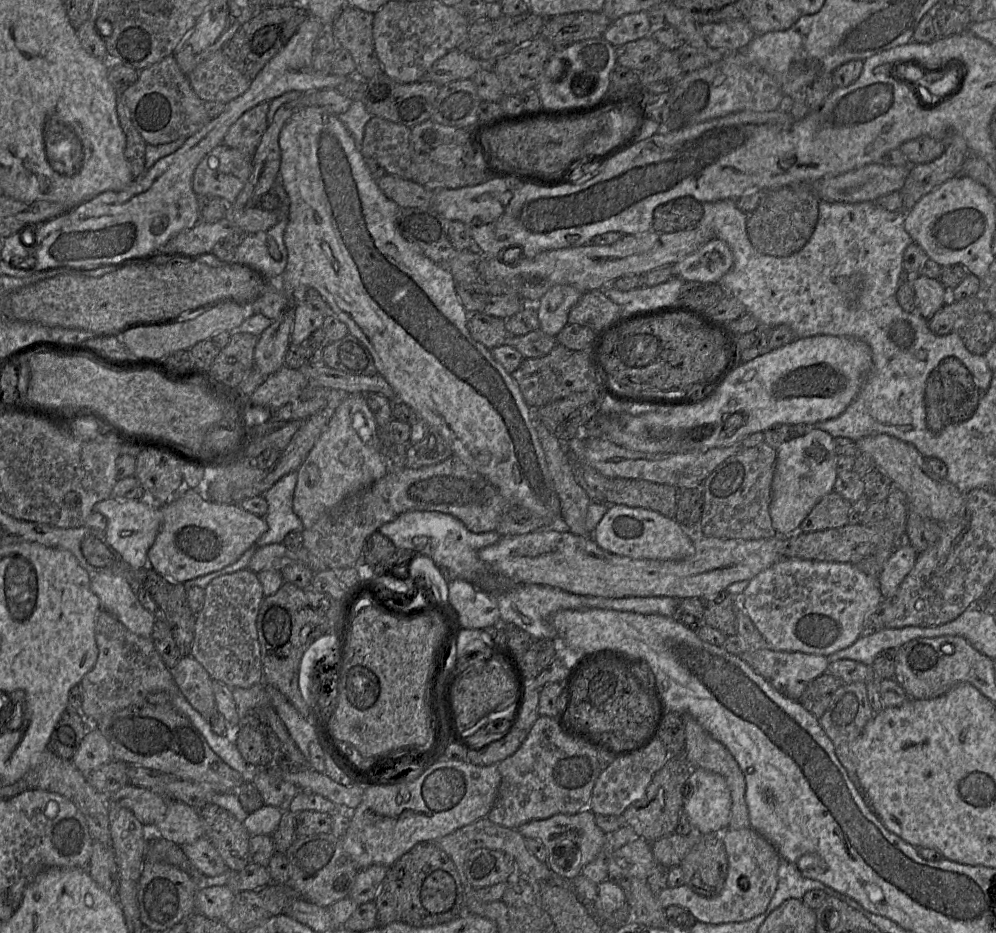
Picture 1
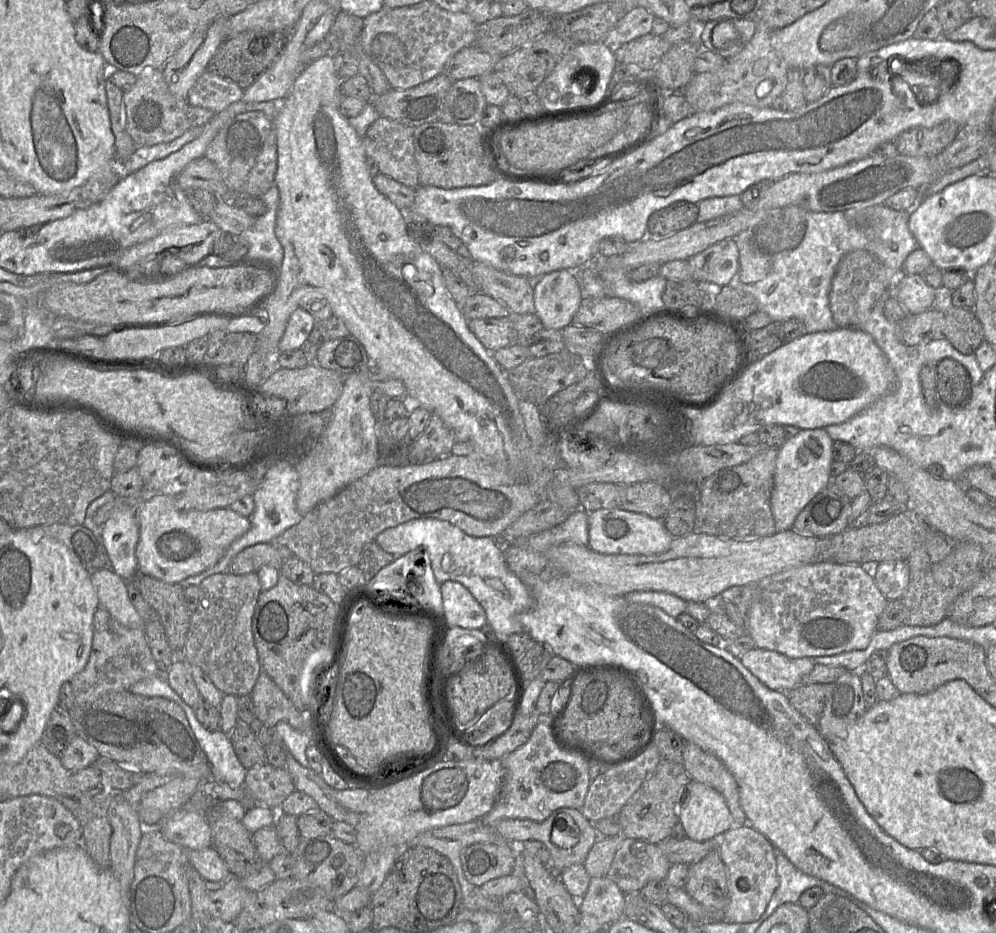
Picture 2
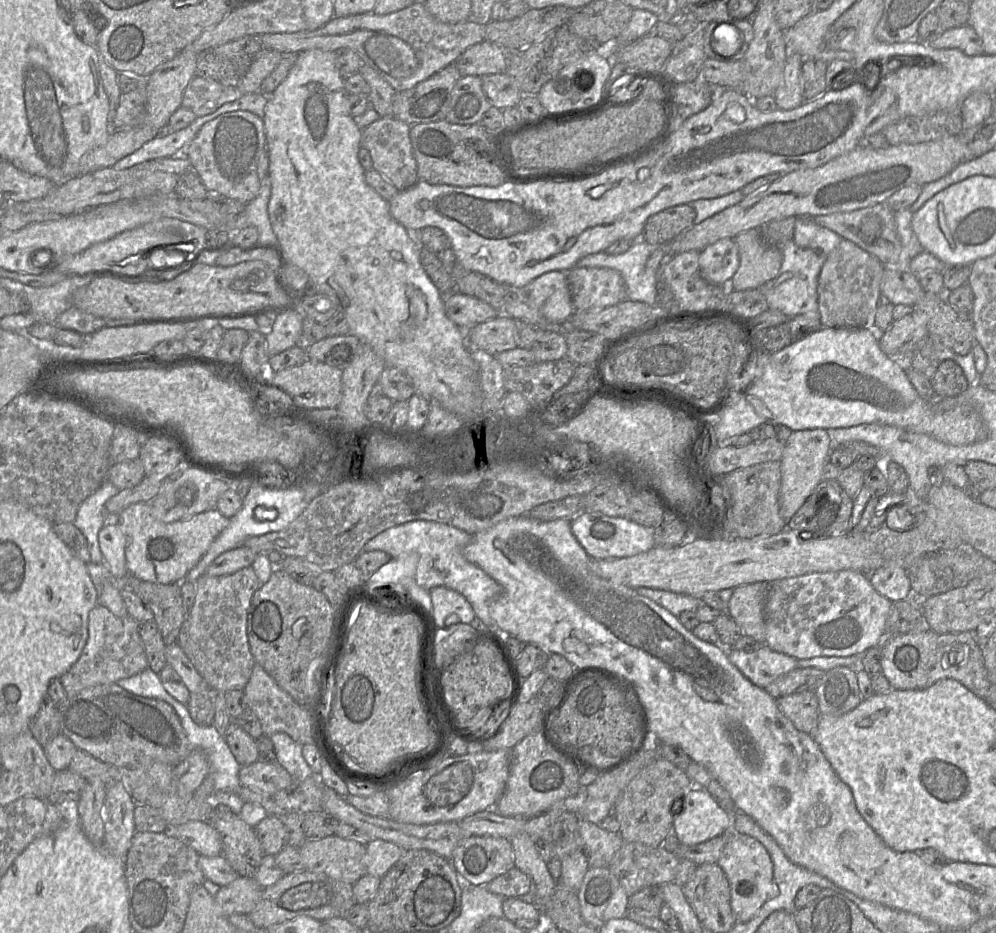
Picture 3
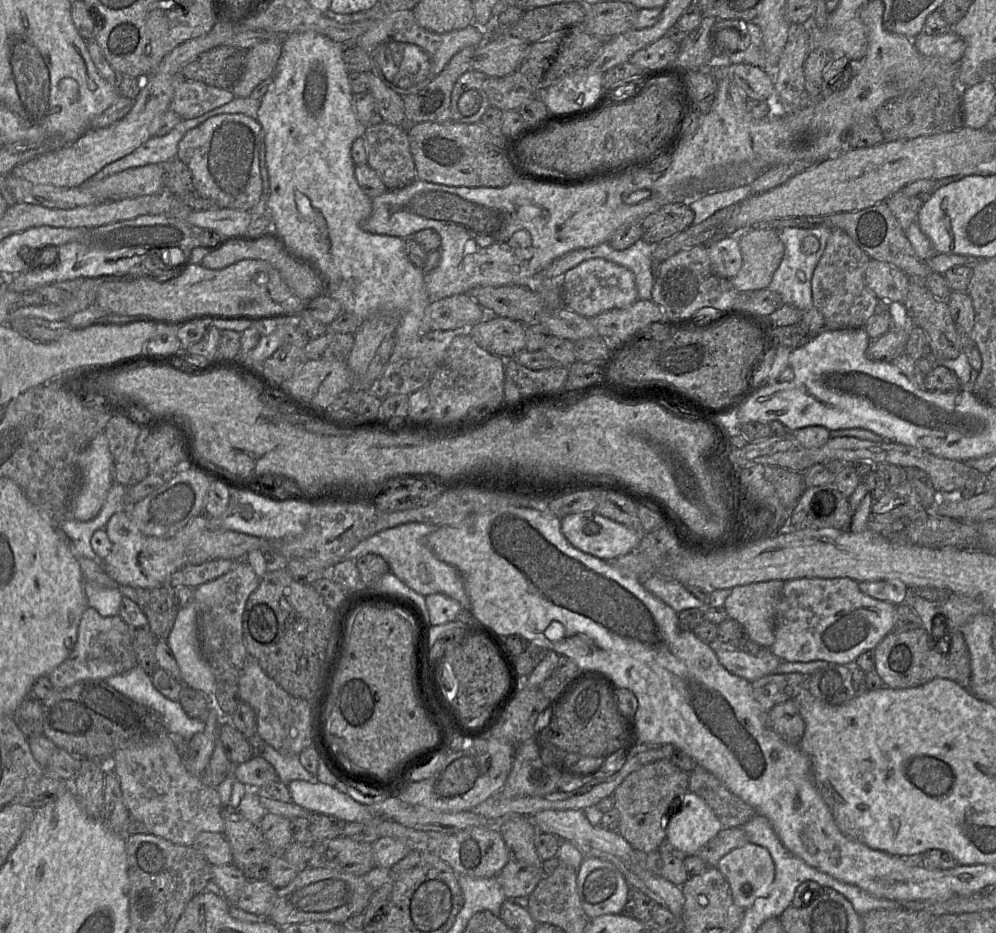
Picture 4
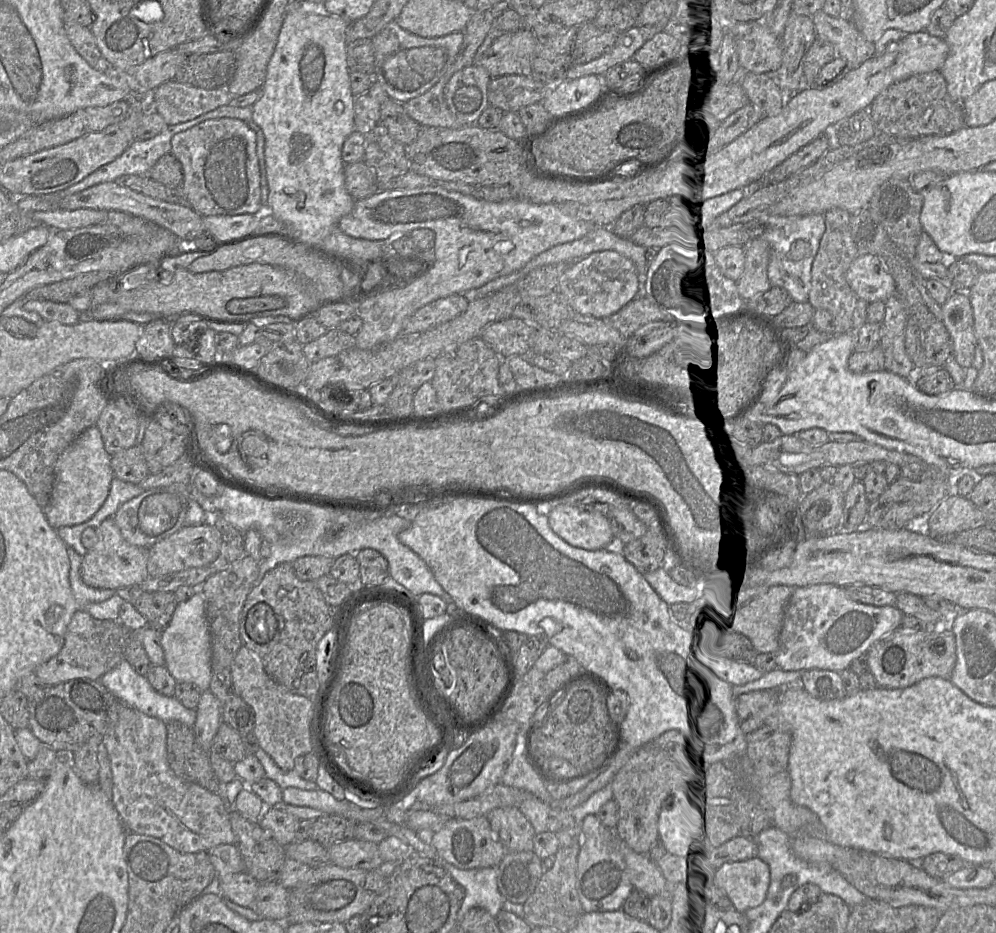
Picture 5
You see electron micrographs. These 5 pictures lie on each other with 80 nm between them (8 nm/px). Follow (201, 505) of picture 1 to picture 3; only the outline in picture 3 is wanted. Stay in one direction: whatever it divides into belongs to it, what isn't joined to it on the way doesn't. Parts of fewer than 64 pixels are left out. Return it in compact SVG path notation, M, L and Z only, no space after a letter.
M151 502L132 504L111 521L116 522L126 536L128 574L158 584L179 584L230 523L230 519L217 509L196 514L183 521L164 523L153 516Z

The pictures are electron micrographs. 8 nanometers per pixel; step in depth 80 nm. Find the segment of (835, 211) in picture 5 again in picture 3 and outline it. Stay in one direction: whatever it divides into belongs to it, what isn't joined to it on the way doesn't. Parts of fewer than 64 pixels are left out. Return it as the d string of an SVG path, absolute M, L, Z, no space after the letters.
M847 239L828 255L818 277L818 310L823 328L863 328L873 324L881 300L884 265Z

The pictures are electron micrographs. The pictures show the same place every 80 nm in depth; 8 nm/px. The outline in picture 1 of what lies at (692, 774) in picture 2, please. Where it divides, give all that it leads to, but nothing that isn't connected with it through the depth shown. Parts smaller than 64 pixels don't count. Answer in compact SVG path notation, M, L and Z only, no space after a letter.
M689 714L682 715L685 729L684 760L692 769L701 768L719 774L725 779L731 794L728 828L736 830L749 828L749 815L745 802L745 778L737 762L727 748L711 737L693 717Z

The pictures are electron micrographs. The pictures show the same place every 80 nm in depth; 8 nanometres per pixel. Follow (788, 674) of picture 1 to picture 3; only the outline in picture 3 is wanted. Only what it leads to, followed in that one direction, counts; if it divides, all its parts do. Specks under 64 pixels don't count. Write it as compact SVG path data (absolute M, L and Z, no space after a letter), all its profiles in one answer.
M762 645L753 652L728 648L729 661L754 685L761 689L781 675L798 668L798 660Z

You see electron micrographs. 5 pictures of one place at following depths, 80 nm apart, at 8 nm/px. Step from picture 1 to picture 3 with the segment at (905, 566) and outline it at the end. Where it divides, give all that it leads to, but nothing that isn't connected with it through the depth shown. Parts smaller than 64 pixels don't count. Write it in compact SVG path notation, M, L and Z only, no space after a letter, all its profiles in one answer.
M889 562L878 568L869 581L879 594L891 602L907 600L911 596L907 569L900 563Z

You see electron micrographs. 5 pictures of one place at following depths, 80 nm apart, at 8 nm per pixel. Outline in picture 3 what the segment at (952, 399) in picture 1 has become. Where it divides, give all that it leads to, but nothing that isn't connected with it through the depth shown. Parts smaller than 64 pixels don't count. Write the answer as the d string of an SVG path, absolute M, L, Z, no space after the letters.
M952 360L939 363L930 383L939 398L956 397L969 388L962 368Z

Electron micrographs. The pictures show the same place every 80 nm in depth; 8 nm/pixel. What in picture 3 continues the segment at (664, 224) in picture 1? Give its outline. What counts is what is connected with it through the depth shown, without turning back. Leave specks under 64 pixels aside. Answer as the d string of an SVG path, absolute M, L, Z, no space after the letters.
M680 204L664 209L648 218L641 239L656 246L667 243L694 225L695 209Z

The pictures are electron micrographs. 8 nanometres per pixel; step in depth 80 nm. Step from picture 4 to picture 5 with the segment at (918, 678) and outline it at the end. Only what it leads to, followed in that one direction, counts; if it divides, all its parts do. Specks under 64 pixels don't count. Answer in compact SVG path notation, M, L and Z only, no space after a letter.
M949 625L940 632L907 632L898 628L876 641L867 656L868 669L882 688L906 688L929 677L950 679L957 660L955 634Z

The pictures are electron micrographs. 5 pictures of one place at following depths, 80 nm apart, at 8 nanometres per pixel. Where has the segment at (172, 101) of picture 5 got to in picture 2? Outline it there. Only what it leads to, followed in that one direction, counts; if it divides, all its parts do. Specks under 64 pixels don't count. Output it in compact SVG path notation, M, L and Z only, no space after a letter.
M204 71L189 90L186 100L189 106L209 109L216 114L240 101L243 94L244 89L231 79Z

